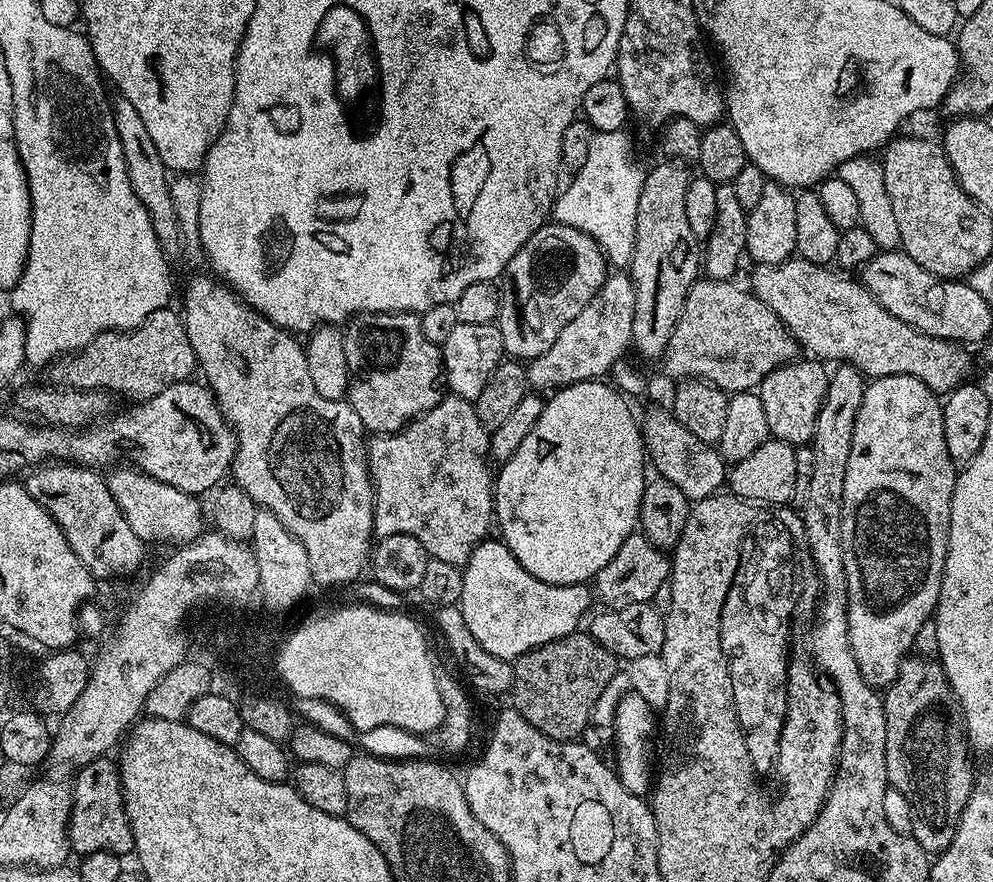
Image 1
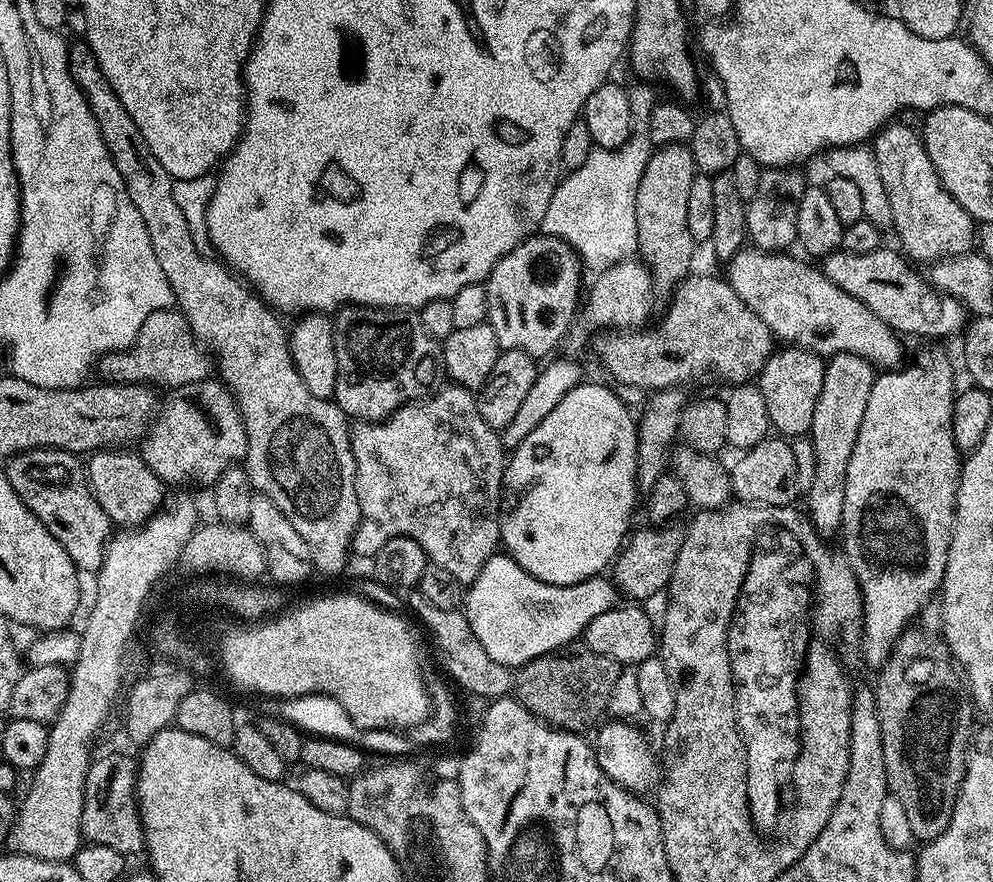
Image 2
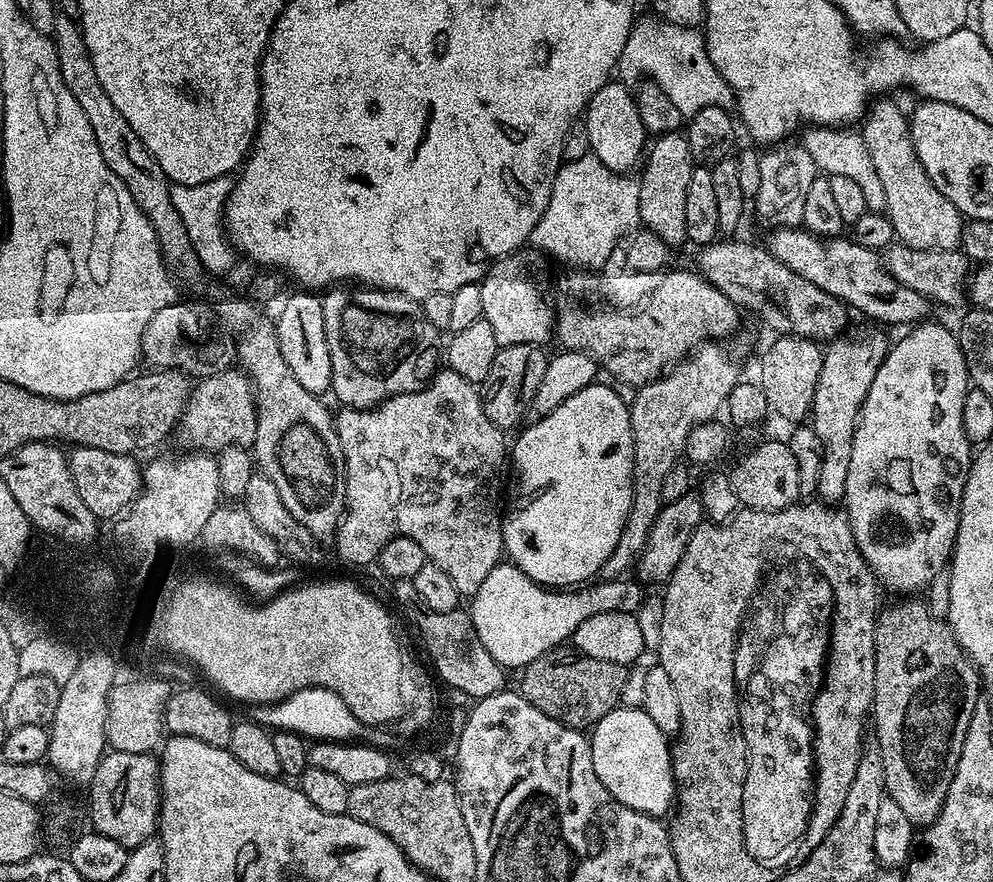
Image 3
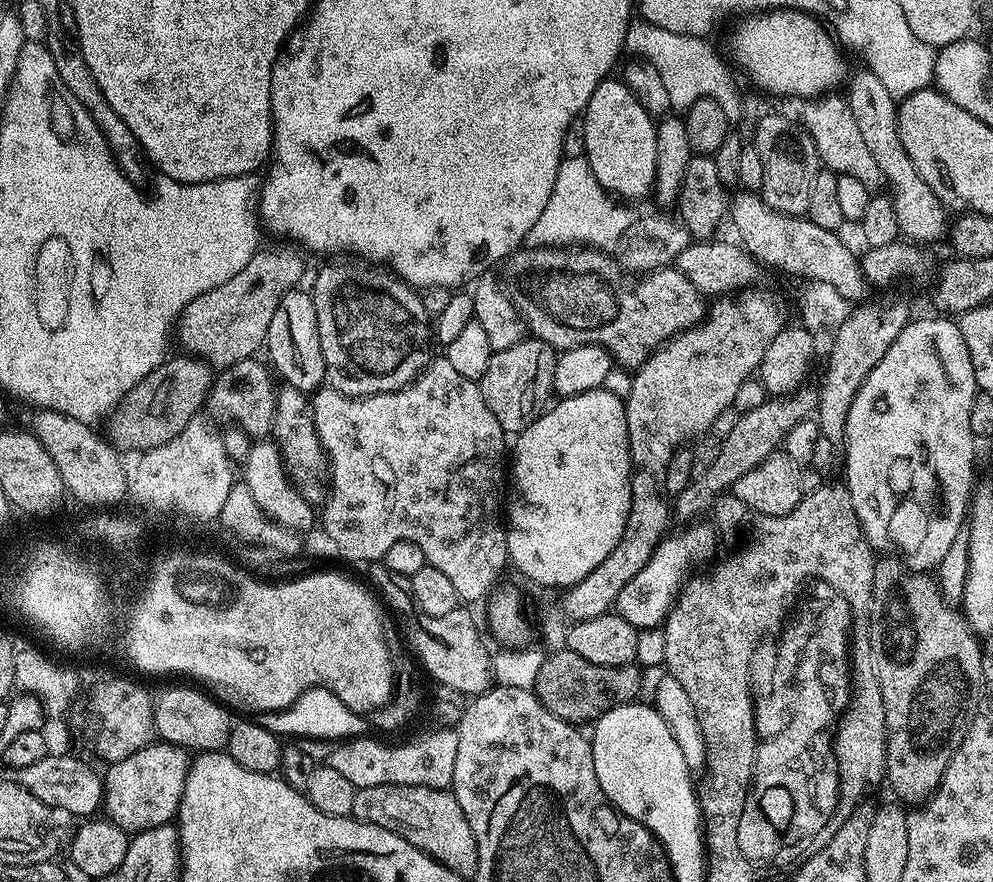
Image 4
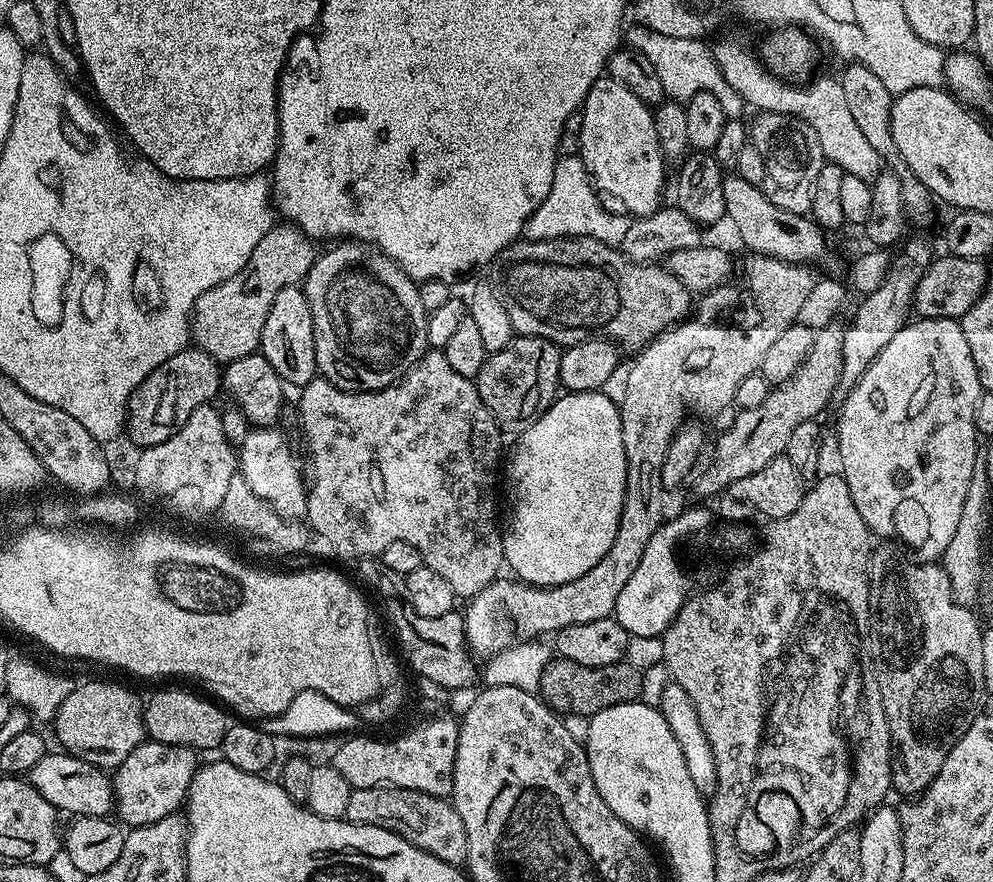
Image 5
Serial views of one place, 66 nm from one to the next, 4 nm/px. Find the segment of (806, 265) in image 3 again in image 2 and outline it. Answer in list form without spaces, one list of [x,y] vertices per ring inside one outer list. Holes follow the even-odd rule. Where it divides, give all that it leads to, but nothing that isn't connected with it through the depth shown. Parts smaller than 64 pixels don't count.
[[[881,246],[866,254],[837,250],[823,257],[822,271],[830,282],[834,282],[834,286],[846,290],[846,294],[858,298],[858,302],[874,310],[874,314],[898,334],[907,337],[963,333],[970,320],[970,313],[964,303],[932,287],[921,273],[919,276],[914,269],[908,268],[909,261],[893,248]]]

